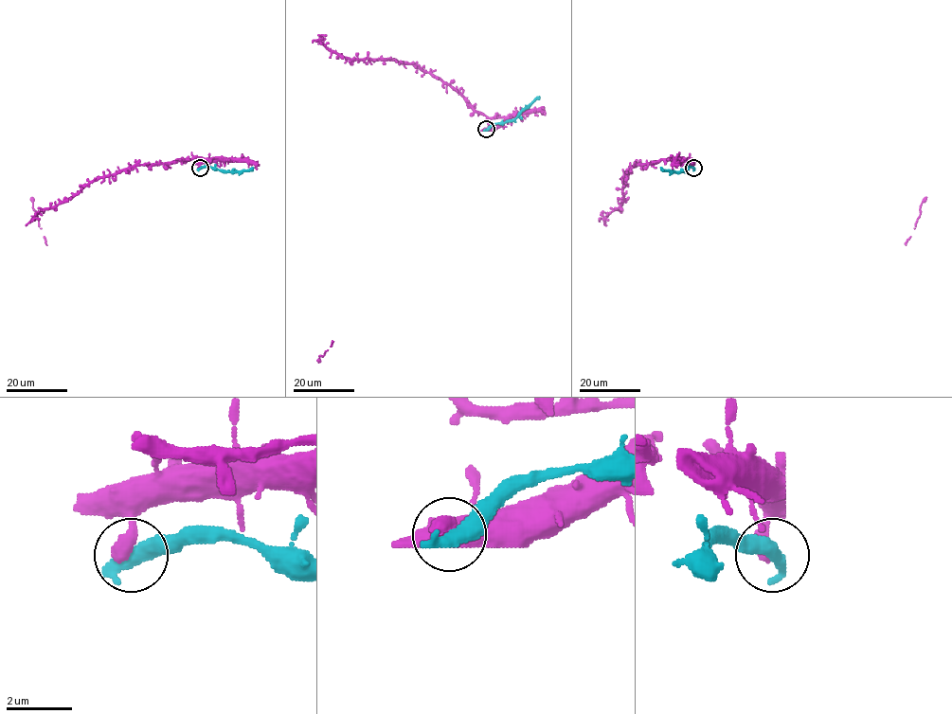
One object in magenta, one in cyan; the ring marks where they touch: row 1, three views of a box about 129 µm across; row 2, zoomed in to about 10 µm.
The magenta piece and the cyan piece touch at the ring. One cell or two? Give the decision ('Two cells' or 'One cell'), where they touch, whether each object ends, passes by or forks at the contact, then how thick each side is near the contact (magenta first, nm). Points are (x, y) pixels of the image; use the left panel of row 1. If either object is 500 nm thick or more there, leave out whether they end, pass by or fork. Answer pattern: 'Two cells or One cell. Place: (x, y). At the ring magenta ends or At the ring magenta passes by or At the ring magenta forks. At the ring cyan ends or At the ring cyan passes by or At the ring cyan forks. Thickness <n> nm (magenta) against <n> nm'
Two cells. Place: (200, 168). Thickness 480 nm (magenta) against 600 nm

